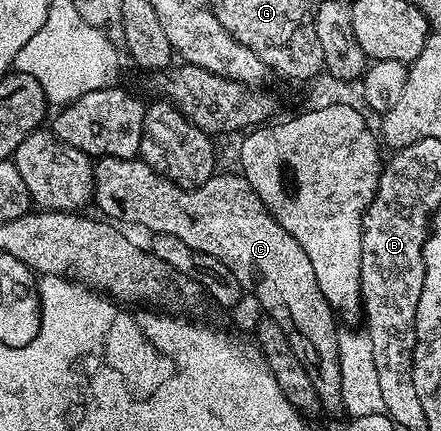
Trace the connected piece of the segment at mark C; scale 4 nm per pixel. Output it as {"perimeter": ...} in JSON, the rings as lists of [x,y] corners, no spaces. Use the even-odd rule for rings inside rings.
{"perimeter":[[[100,157],[94,161],[94,195],[93,204],[103,218],[114,223],[126,220],[130,225],[139,225],[142,229],[150,229],[151,234],[163,233],[176,235],[183,243],[188,243],[196,251],[204,251],[204,255],[212,255],[224,264],[236,277],[243,291],[248,291],[258,300],[261,312],[280,323],[280,331],[288,339],[292,351],[296,351],[296,359],[304,363],[304,371],[308,371],[308,379],[312,379],[312,387],[320,399],[323,410],[328,414],[342,409],[342,380],[340,379],[340,355],[338,354],[339,328],[334,327],[336,314],[330,308],[328,299],[320,291],[316,283],[316,271],[312,271],[312,259],[304,255],[304,247],[280,227],[280,223],[264,207],[260,195],[248,183],[244,175],[215,172],[213,177],[195,189],[183,189],[174,181],[169,181],[166,174],[157,173],[148,163],[141,159],[120,159],[119,157]]]}

